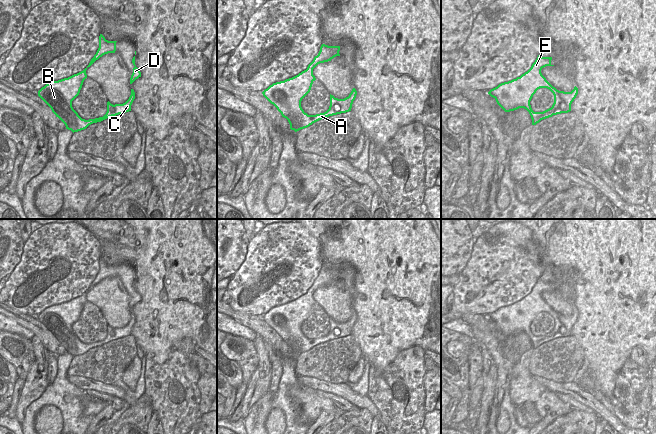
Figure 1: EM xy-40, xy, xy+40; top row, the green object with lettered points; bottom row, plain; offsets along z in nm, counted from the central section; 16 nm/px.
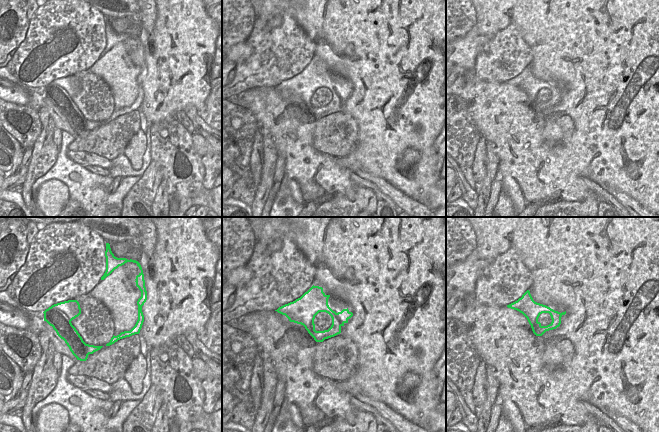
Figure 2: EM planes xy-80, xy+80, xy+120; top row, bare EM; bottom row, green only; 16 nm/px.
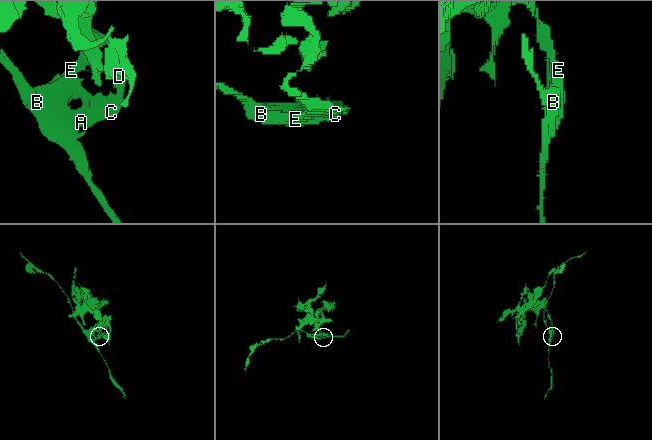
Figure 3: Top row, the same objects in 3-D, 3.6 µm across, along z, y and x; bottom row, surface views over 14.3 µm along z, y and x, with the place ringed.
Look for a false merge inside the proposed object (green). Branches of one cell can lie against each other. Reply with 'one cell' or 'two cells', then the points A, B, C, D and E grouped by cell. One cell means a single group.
two cells | A C D E / B

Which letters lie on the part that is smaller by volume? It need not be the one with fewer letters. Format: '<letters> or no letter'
B

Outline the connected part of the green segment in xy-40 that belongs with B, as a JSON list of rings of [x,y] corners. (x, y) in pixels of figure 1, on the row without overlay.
[[[47,313],[44,321],[41,322],[66,350],[66,353],[73,357],[80,355],[78,348],[72,340],[72,332],[67,328],[61,316],[55,313]]]

